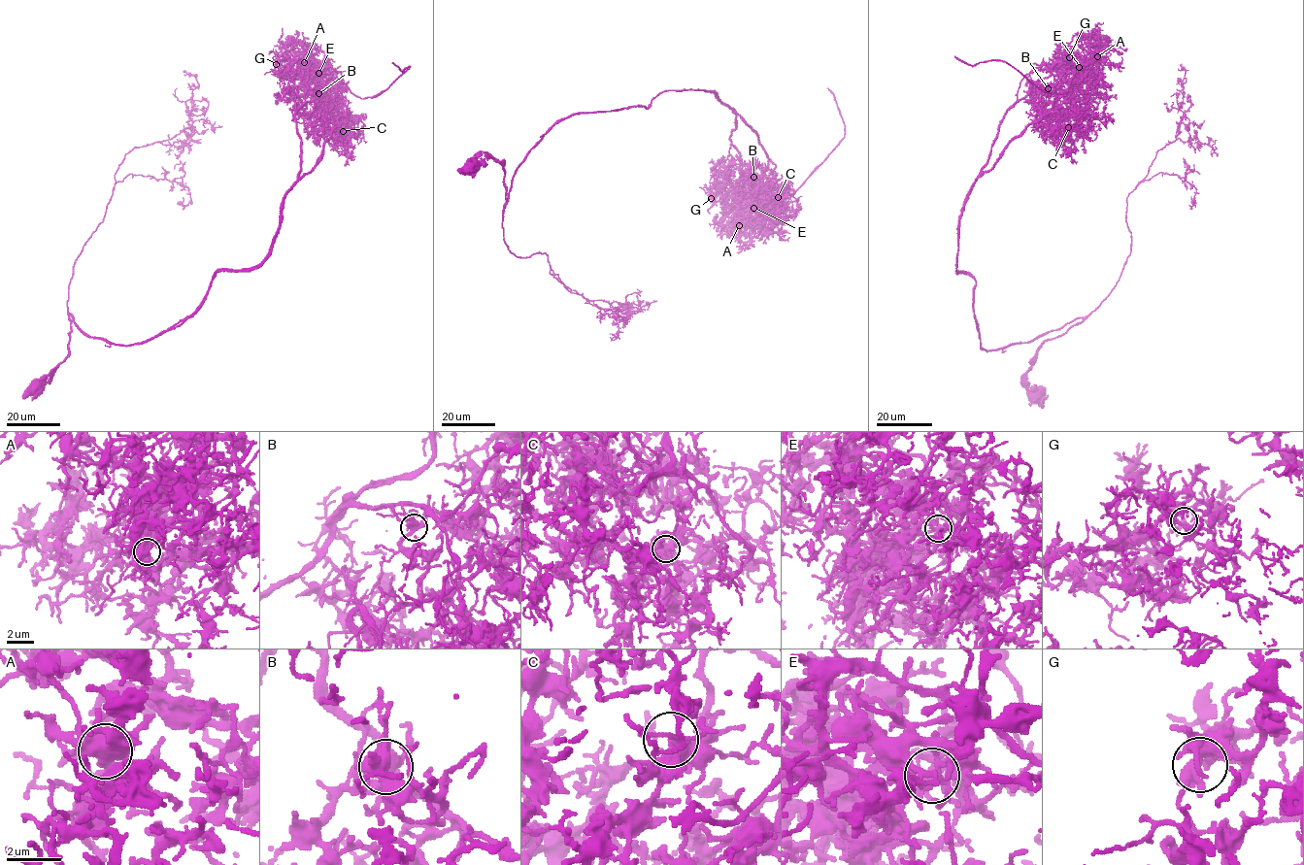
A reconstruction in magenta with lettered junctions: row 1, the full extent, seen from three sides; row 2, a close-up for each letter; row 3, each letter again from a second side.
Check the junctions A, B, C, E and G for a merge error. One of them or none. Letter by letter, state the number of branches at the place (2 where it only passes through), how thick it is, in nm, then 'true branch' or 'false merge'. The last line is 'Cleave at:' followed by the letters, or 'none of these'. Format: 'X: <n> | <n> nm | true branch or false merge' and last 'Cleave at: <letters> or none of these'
A: 6 | 320 nm | true branch
B: 5 | 340 nm | true branch
C: 5 | 360 nm | true branch
E: 6 | 280 nm | false merge
G: 5 | 360 nm | true branch
Cleave at: E

